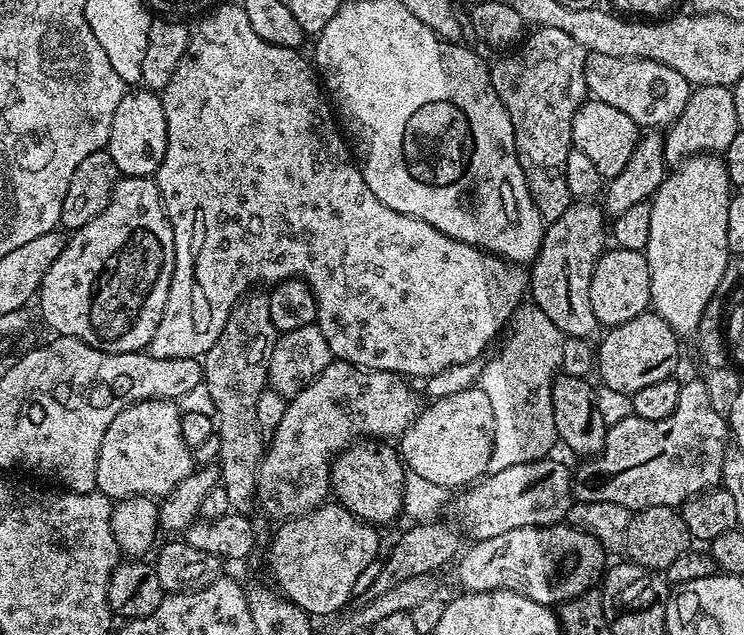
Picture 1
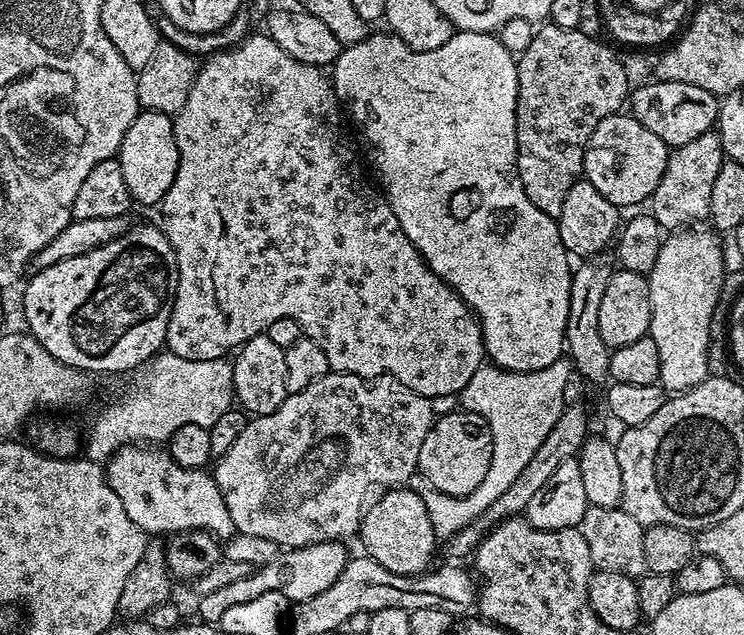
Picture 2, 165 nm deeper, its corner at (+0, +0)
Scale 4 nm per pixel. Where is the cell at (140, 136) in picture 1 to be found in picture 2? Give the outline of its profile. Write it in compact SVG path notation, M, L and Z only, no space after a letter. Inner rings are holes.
M141 110L134 118L134 122L130 122L126 138L122 138L122 146L118 153L122 178L126 178L126 186L137 205L159 205L166 190L170 190L174 182L174 174L178 174L178 146L174 138L172 121L173 117L161 112Z

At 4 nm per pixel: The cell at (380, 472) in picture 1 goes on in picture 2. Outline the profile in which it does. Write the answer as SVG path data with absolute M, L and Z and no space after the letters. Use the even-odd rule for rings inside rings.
M401 486L381 491L377 495L380 497L376 501L373 499L365 507L364 517L360 519L358 541L360 540L361 546L364 547L361 549L371 560L378 562L378 566L386 566L386 570L390 570L394 574L423 576L433 567L432 555L436 552L438 537L434 534L434 526L430 526L430 514L426 514L426 502L422 502L419 491L411 492L410 489L411 487Z

